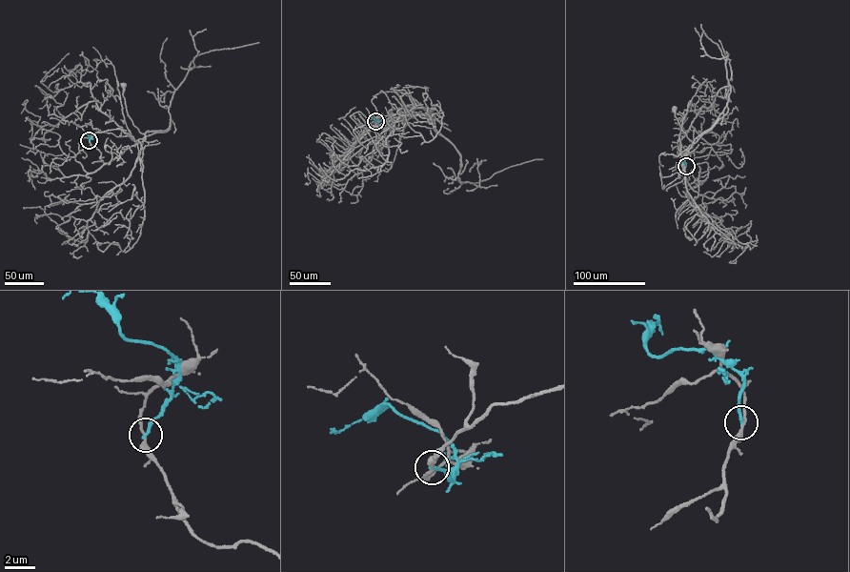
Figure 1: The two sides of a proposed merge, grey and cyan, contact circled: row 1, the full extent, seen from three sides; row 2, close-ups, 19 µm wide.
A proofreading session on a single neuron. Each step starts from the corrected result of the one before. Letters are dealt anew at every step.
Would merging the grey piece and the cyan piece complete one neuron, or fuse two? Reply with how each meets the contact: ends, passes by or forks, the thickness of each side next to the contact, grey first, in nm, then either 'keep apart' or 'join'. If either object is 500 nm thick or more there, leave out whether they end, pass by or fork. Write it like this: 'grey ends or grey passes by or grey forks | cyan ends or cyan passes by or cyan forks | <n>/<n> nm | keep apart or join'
grey passes by | cyan ends | 200/220 nm | keep apart

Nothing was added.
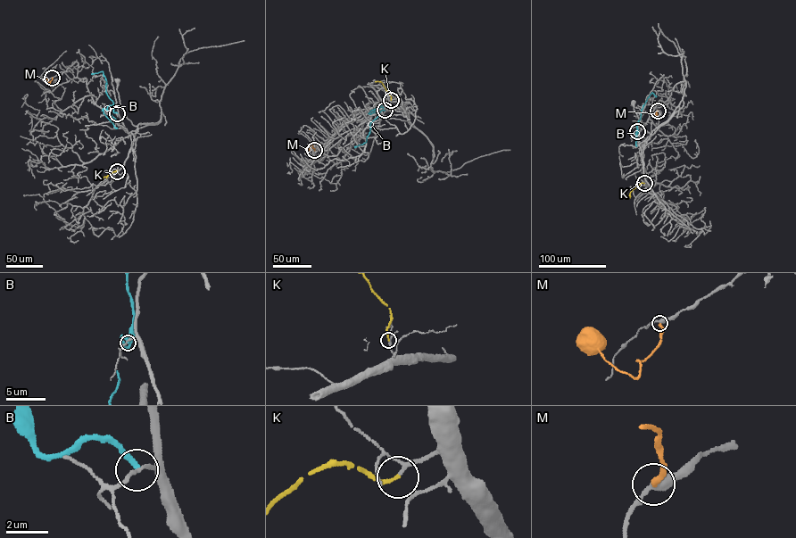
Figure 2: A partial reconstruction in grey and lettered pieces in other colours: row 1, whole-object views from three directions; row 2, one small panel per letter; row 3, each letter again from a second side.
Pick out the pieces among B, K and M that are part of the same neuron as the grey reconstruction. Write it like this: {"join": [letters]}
{"join": ["K"]}

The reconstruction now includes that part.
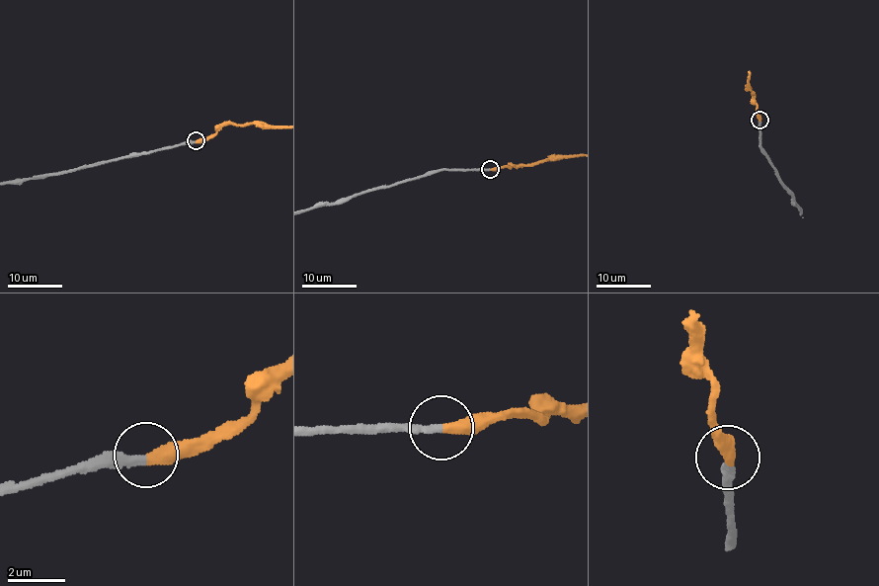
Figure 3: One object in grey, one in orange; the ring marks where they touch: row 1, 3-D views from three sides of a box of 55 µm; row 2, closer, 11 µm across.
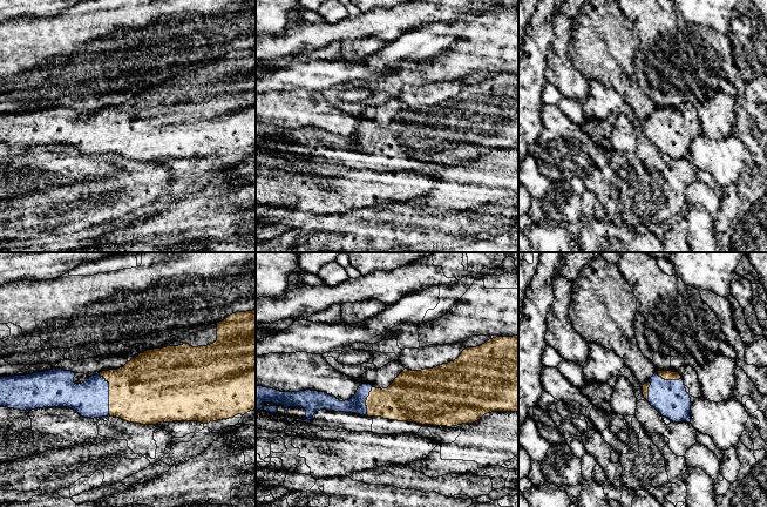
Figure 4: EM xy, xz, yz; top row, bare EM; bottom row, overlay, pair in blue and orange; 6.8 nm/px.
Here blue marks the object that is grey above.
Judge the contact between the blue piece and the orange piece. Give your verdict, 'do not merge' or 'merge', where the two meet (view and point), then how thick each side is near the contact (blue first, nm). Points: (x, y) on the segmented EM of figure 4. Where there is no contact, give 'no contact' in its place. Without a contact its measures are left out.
merge | xy (108, 394) | 260/460 nm

